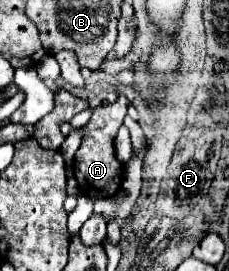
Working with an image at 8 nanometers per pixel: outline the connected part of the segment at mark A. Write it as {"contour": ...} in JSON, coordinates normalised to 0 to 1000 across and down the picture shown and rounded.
{"contour":[[[515,351],[498,380],[445,380],[437,395],[419,395],[393,446],[367,469],[349,469],[358,528],[323,587],[323,653],[349,683],[349,712],[376,727],[402,727],[402,734],[489,727],[524,697],[533,609],[498,572],[498,506],[550,432],[550,402],[559,402],[559,365],[541,351]]]}

